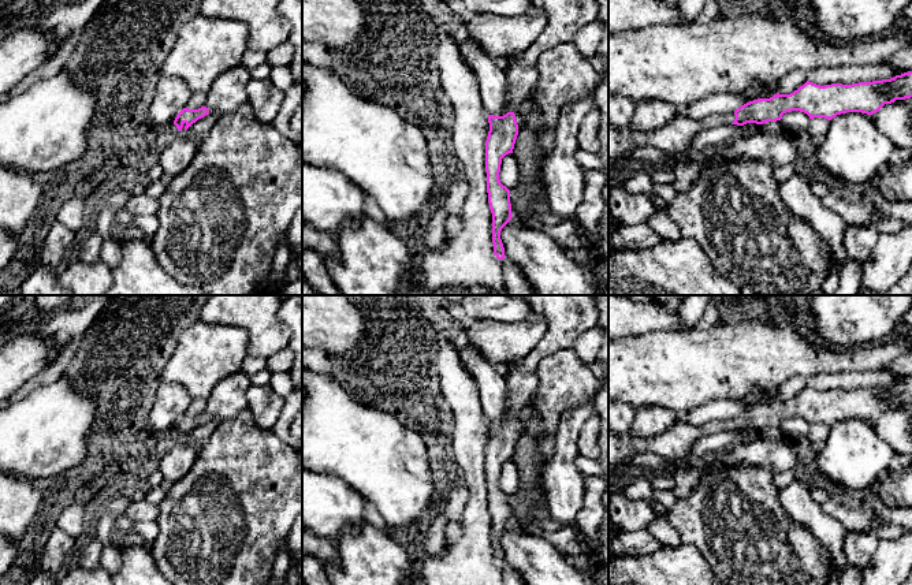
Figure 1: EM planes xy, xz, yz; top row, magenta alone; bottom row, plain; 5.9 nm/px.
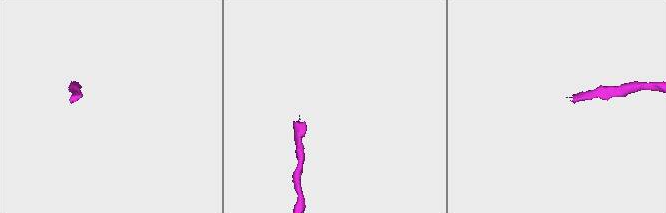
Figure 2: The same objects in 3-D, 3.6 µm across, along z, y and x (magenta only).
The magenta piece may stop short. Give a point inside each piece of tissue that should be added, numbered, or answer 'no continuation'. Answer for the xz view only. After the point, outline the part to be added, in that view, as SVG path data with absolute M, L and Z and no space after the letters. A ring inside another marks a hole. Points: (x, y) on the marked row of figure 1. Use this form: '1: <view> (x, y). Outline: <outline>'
1: xz (565, 18). Outline: M532 0L547 18L540 36L522 52L505 59L507 77L506 101L507 109L514 112L517 107L529 98L537 81L537 59L546 51L562 44L572 42L576 33L585 25L596 21L596 0Z

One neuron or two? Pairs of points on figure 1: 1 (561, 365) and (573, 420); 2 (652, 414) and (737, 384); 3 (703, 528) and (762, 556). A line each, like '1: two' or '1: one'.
1: two
2: two
3: one

